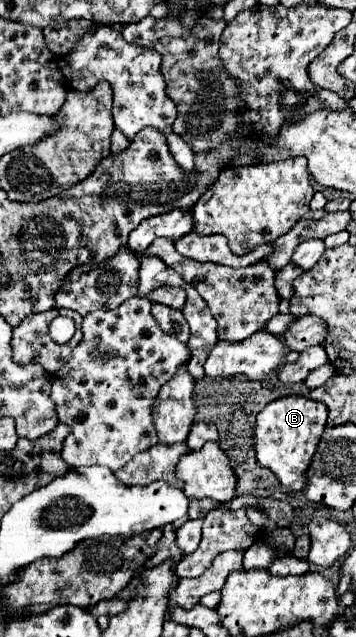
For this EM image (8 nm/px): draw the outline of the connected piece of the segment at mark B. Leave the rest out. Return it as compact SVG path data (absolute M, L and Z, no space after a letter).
M288 395L270 401L258 415L254 427L256 459L262 467L268 467L288 491L302 491L306 485L306 469L316 453L320 435L326 427L328 407L320 401L312 401L302 395Z

